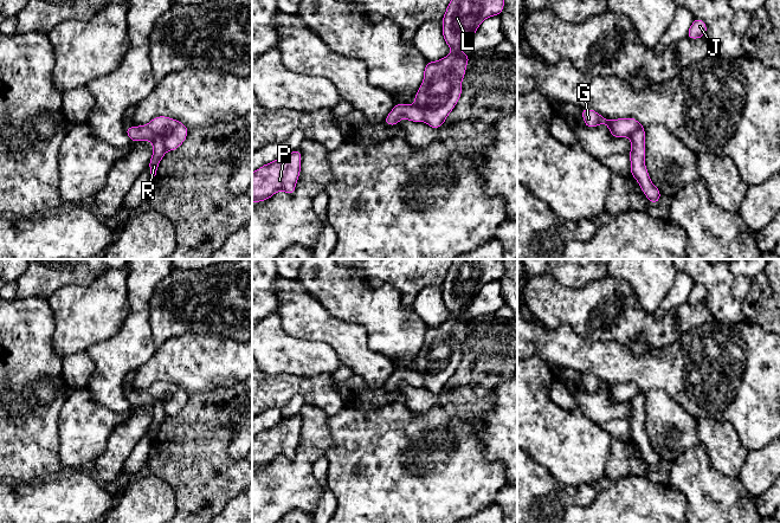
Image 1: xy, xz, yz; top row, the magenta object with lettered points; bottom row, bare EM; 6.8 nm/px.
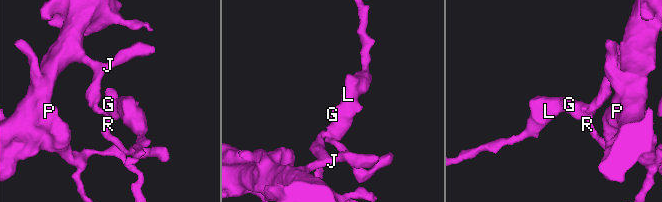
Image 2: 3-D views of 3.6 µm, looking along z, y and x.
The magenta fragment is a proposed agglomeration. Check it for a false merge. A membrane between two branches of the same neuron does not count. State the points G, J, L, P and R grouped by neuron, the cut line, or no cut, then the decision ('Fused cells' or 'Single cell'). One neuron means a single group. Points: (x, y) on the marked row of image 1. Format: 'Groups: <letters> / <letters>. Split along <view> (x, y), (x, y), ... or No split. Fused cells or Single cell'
Groups: G L / J P R. Split along xy (144, 126), (161, 139), (166, 150). Fused cells

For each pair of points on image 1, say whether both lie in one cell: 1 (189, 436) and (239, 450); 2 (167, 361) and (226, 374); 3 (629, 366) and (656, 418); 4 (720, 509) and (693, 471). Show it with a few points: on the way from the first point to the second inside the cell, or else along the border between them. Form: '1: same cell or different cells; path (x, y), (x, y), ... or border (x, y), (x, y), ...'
1: different cells; border (232, 419), (232, 437), (227, 454), (237, 462)
2: same cell; path (181, 361), (212, 362)
3: different cells; border (645, 392), (662, 389), (672, 400)
4: same cell; path (714, 499), (698, 480)

